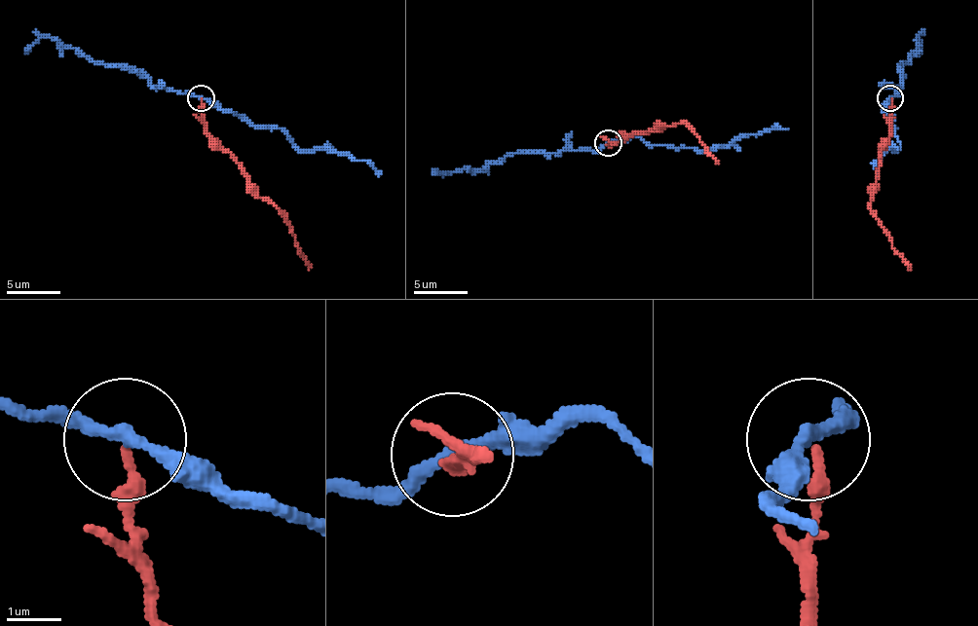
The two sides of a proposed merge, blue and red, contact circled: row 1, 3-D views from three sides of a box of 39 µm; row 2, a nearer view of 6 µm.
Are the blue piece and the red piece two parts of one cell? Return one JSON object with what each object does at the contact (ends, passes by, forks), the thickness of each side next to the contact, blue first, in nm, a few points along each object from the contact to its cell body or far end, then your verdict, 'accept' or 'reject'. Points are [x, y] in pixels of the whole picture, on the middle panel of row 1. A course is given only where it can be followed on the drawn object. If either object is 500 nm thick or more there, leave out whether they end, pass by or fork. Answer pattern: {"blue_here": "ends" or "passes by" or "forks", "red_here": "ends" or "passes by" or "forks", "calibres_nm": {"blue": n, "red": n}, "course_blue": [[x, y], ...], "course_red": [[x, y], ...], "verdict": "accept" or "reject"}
{"blue_here": "passes by", "red_here": "ends", "calibres_nm": {"blue": 240, "red": 240}, "course_blue": [[609, 142], [638, 136], [702, 153], [707, 147], [727, 147], [764, 128], [785, 128]], "course_red": [[609, 145], [655, 128], [684, 124], [705, 145], [716, 164]], "verdict": "reject"}

